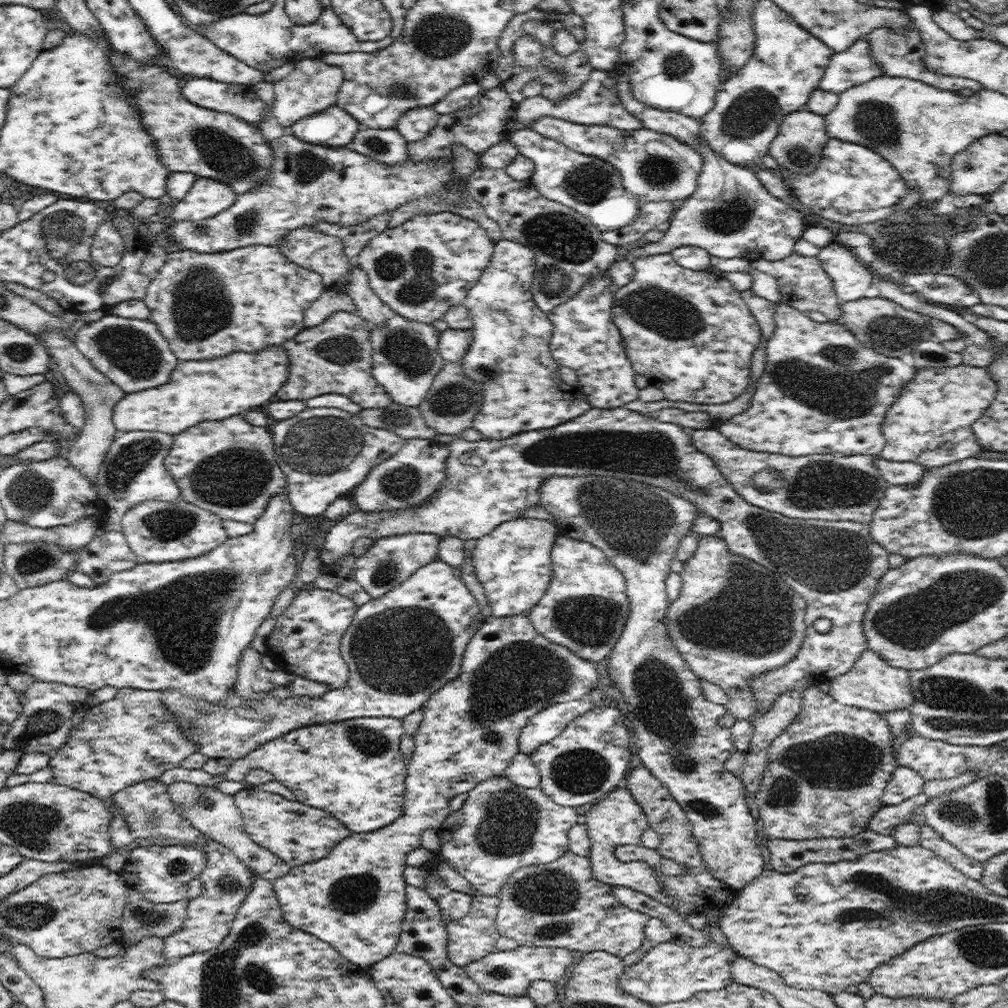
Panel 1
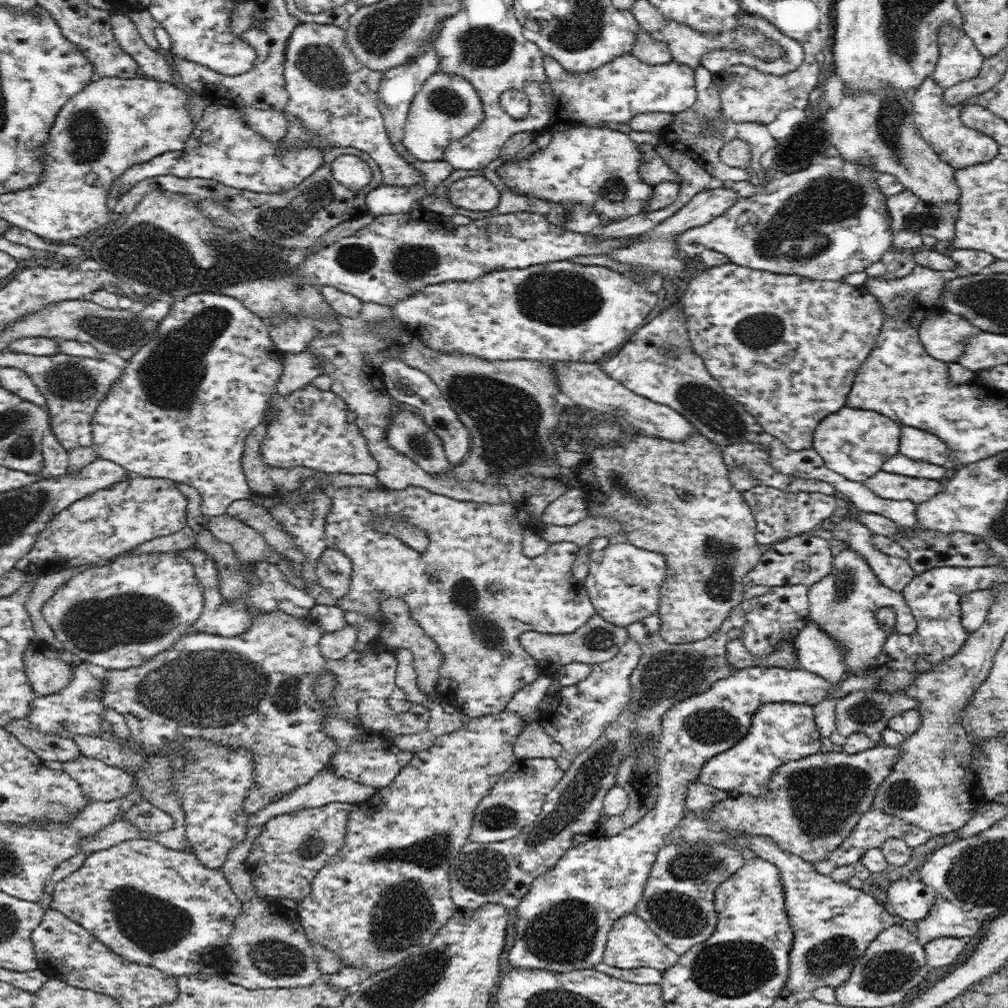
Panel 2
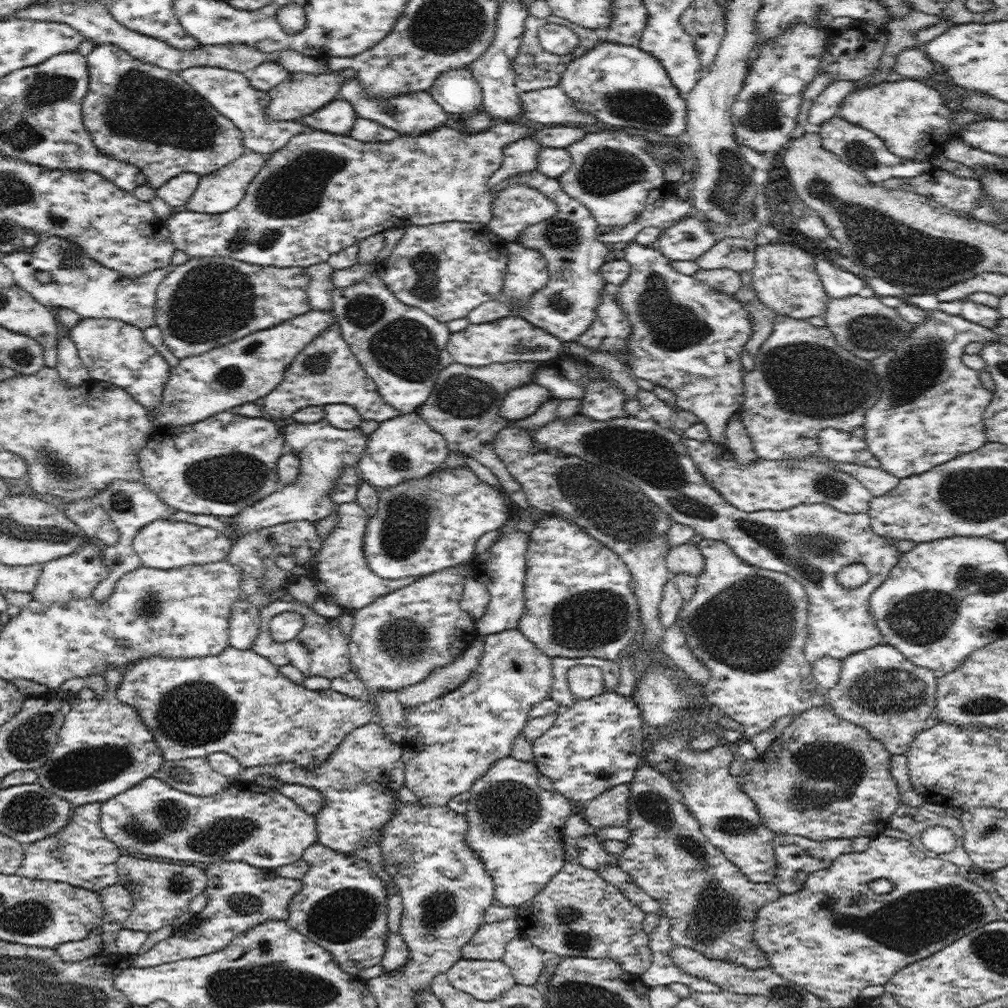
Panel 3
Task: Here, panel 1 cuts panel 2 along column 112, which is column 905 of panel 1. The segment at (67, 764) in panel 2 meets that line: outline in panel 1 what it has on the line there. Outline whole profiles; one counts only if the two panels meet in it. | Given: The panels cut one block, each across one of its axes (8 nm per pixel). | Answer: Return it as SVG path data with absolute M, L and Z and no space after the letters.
M900 765L896 767L884 794L882 794L882 802L884 805L897 805L904 800L908 800L914 796L921 795L925 780L917 770Z

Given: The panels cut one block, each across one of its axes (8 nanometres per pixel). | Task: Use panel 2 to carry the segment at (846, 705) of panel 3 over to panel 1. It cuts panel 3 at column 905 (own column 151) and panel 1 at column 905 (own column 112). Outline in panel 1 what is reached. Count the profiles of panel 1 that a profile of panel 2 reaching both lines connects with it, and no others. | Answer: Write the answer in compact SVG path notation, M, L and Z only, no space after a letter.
M869 649L862 653L860 659L848 672L830 679L828 684L830 696L836 702L867 708L884 716L886 712L908 709L913 703L909 671L893 667Z

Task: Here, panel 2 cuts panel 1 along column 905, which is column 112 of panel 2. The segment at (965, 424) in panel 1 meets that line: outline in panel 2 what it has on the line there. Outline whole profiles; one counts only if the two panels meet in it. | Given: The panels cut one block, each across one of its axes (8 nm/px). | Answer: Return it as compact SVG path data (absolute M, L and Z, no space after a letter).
M200 292L200 294L176 298L172 308L170 308L169 316L160 322L156 336L149 340L148 344L139 348L138 352L127 361L128 364L123 369L121 376L112 384L106 398L98 405L94 416L92 416L92 422L90 422L92 425L92 448L96 451L97 458L111 460L119 464L127 470L129 475L170 479L176 483L186 483L193 486L200 493L201 511L206 522L221 516L227 512L230 503L235 500L251 498L252 491L250 491L241 463L245 438L257 424L264 420L270 395L277 392L276 383L282 374L281 354L282 351L276 348L270 338L268 325L249 308L246 308L242 301L222 293L213 292Z

